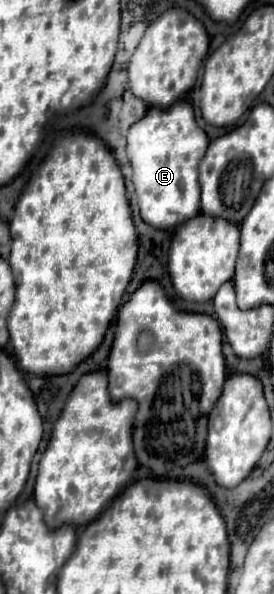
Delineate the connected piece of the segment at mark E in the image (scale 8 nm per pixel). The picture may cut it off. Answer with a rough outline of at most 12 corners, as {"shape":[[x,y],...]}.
{"shape":[[189,101],[149,107],[127,133],[141,219],[199,213],[207,151]]}

